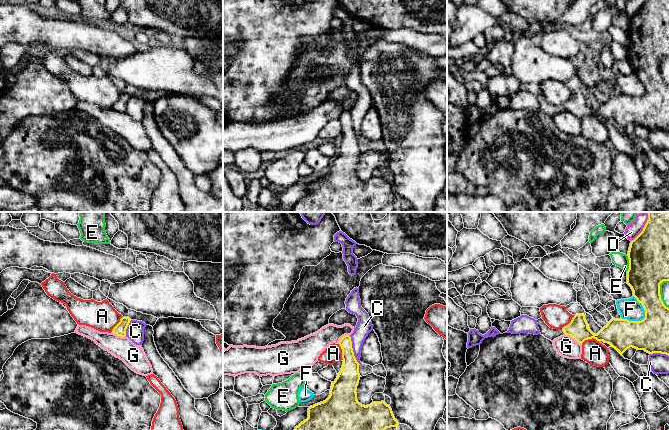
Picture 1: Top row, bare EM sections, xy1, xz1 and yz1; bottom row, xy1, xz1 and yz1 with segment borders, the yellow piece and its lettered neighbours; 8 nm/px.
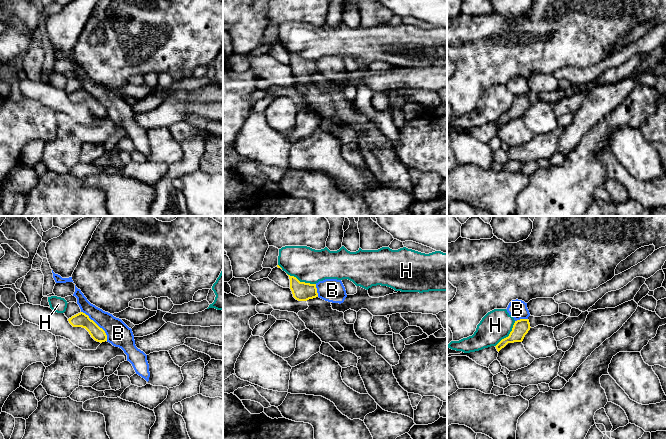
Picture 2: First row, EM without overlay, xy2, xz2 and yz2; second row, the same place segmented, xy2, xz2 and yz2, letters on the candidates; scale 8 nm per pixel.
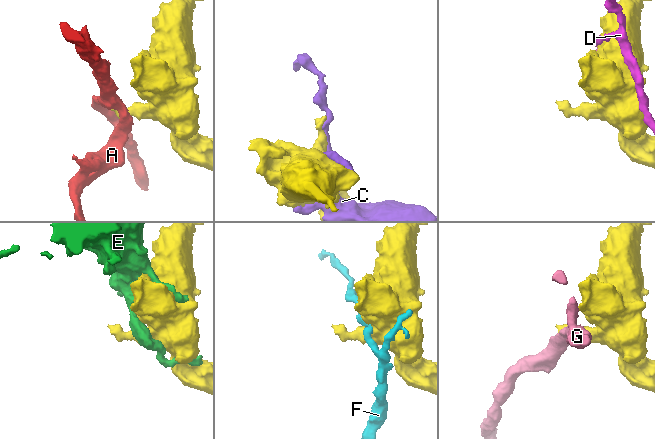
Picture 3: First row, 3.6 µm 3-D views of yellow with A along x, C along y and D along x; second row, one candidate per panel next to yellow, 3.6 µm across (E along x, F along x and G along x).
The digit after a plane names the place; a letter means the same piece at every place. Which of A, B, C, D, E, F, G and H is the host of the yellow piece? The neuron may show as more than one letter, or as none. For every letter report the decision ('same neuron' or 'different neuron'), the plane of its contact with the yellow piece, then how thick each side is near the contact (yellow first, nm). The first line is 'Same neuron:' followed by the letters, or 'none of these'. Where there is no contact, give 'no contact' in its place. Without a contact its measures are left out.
Same neuron: none of these
A: different neuron; contact in yz1; calibres 240 and 190 nm
B: different neuron; contact in xy2; calibres 110 and 190 nm
C: different neuron; contact in xz1; calibres 180 and 130 nm
D: different neuron; contact in yz1; calibres 320 and 110 nm
E: different neuron; contact in yz1; calibres 320 and 120 nm
F: different neuron; contact in yz1; calibres 280 and 170 nm
G: different neuron; contact in yz1; calibres 160 and 170 nm
H: different neuron; contact in xz2; calibres 150 and 280 nm

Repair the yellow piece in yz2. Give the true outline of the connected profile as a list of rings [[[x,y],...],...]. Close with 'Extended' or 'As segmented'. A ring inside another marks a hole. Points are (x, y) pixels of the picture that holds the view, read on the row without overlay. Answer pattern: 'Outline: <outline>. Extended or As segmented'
Outline: [[[557,89],[551,92],[541,92],[534,93],[529,92],[527,95],[520,95],[515,97],[512,107],[509,112],[502,115],[495,123],[499,128],[504,124],[508,119],[522,118],[525,111],[531,104],[534,104],[538,101],[544,101],[548,103],[555,104],[556,102],[562,100],[569,92]]]. Extended

